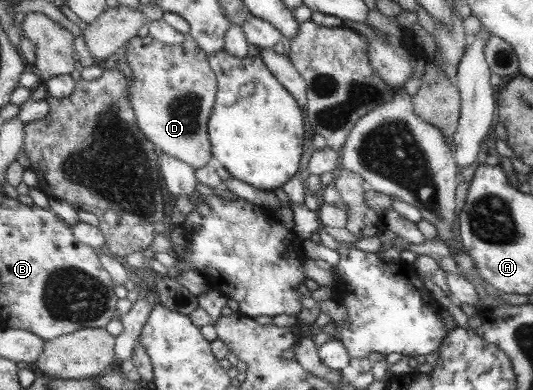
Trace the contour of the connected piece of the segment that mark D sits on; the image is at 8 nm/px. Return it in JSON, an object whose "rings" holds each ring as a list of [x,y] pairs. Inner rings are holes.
{"rings":[[[187,33],[183,42],[177,46],[162,44],[150,34],[146,37],[135,37],[124,48],[124,60],[132,70],[133,80],[130,81],[130,99],[138,117],[139,126],[162,153],[168,154],[191,168],[201,168],[212,159],[209,133],[206,131],[211,107],[217,92],[217,77],[209,66],[209,57]]]}

